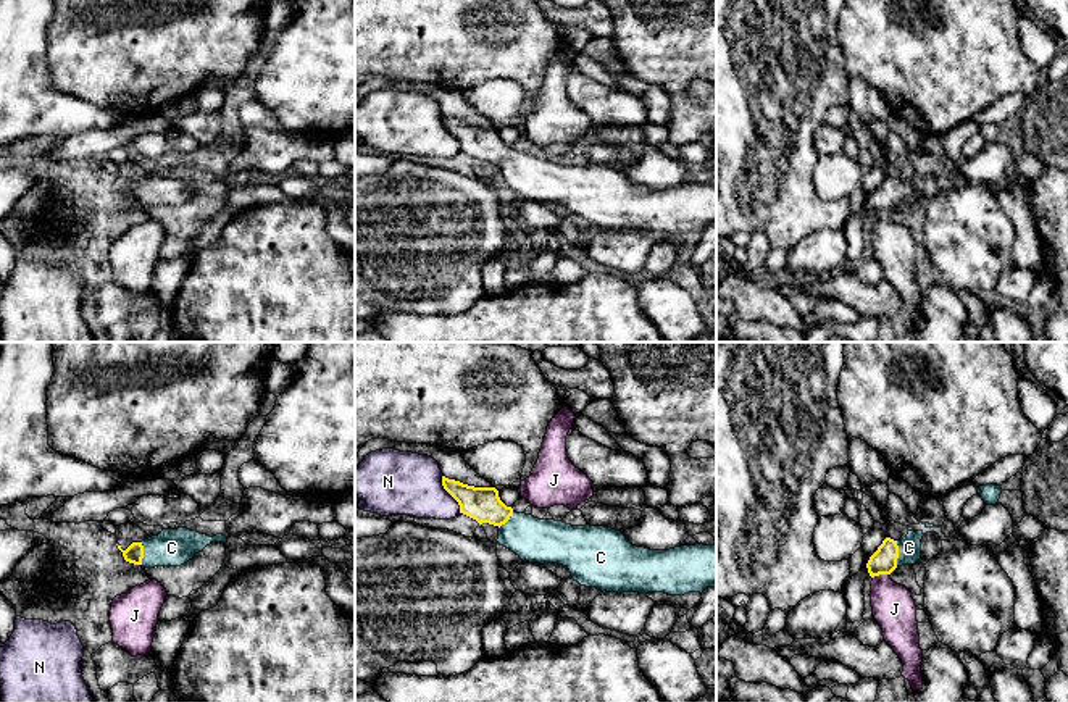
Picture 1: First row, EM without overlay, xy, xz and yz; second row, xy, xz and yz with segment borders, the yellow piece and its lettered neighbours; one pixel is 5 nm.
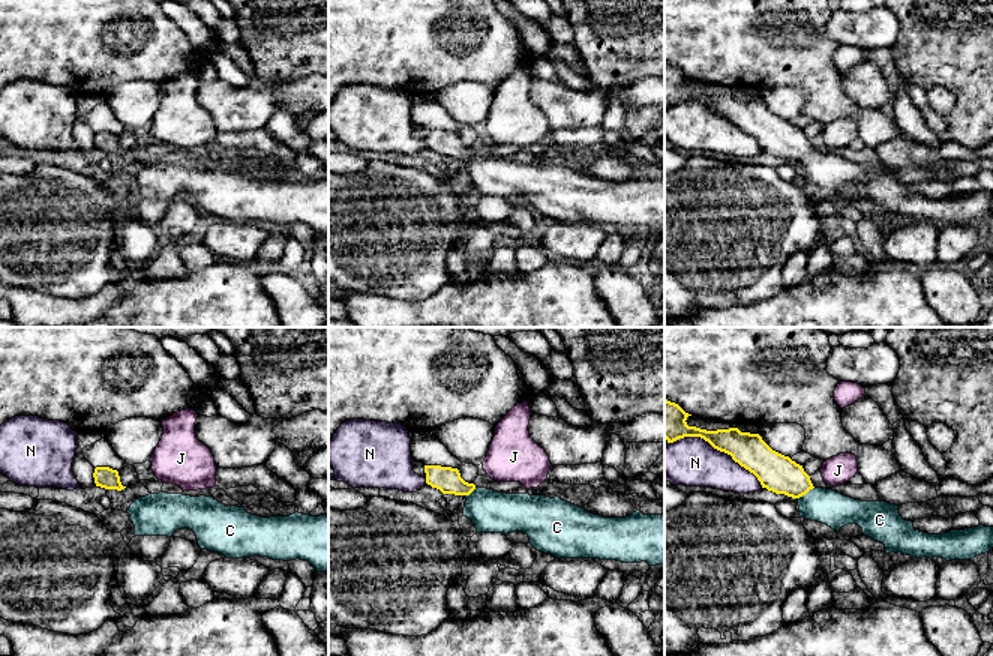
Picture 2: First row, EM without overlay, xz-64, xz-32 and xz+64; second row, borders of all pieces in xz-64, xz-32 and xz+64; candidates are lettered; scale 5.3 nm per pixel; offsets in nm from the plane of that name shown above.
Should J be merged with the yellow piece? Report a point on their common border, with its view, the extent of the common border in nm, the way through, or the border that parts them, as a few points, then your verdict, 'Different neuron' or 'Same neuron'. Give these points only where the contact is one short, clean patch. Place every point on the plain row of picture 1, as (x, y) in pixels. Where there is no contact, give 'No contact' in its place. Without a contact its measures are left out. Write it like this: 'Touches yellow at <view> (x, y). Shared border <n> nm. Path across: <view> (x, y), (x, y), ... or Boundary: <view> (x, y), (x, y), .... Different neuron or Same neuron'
Touches yellow at yz (880, 212). Shared border 80 nm. Boundary: yz (888, 212), (880, 212), (873, 217). Different neuron

